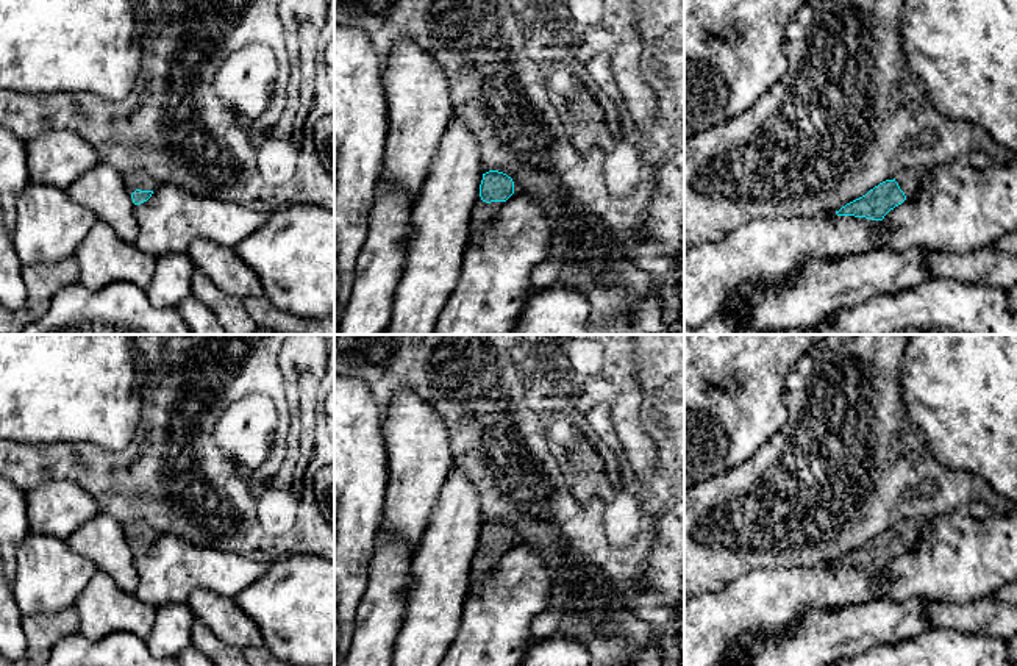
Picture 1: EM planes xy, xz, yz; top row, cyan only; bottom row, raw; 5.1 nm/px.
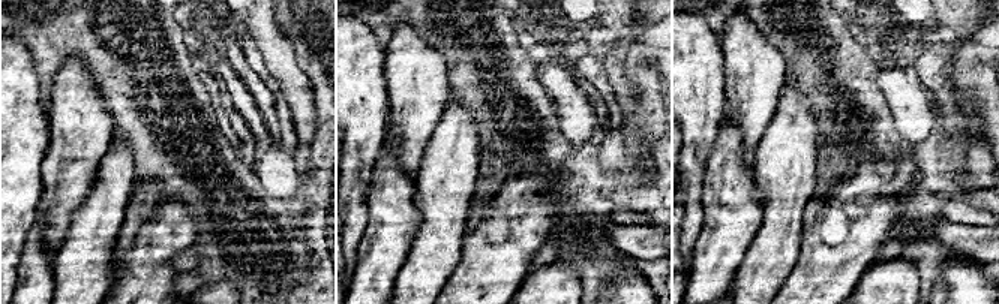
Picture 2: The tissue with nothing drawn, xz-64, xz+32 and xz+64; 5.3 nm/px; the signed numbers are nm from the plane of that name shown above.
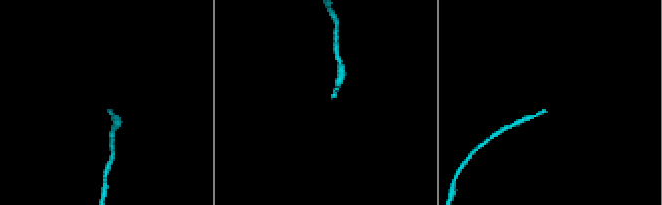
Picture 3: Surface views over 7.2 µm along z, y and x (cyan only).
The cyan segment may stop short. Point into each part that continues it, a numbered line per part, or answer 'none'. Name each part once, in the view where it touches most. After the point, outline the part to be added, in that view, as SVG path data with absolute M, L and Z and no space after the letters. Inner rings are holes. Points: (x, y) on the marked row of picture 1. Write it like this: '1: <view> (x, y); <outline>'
1: xz (483, 211); M478 197L478 202L473 208L470 227L469 227L470 235L475 233L478 230L478 227L483 225L486 220L495 217L503 205L505 205L505 202L486 203L481 200L481 197Z

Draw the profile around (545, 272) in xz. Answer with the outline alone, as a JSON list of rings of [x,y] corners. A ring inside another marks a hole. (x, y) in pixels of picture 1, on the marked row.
[[[548,256],[533,269],[530,275],[530,285],[533,286],[533,289],[548,286],[556,281],[558,272],[559,261]]]

